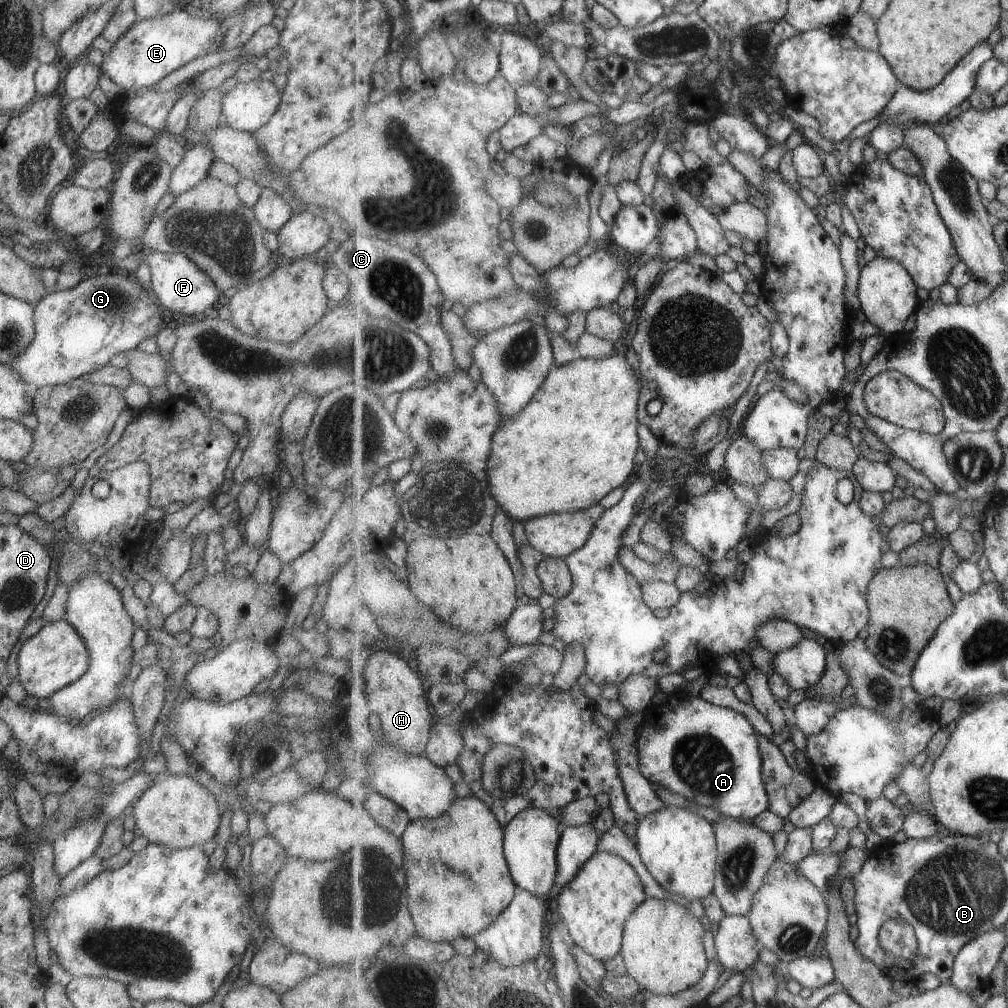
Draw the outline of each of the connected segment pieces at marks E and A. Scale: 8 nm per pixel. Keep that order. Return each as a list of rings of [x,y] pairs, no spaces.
[[[182,9],[136,21],[122,37],[115,40],[109,54],[103,58],[101,72],[114,84],[124,88],[127,95],[133,95],[140,89],[152,87],[190,60],[215,52],[226,32],[223,23],[227,24],[224,18],[202,20],[182,12]]]
[[[686,692],[671,694],[665,703],[644,713],[646,720],[637,745],[643,773],[651,782],[746,822],[770,810],[760,734],[745,714],[712,704],[701,695],[692,698]]]

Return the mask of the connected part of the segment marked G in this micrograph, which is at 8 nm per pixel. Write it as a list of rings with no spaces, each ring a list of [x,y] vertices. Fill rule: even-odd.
[[[102,270],[101,274],[81,280],[70,290],[55,290],[36,303],[34,340],[10,366],[18,371],[23,381],[34,384],[37,388],[68,384],[71,380],[108,365],[112,356],[133,351],[142,340],[156,336],[168,324],[160,313],[161,307],[149,288],[134,276],[114,270]]]

